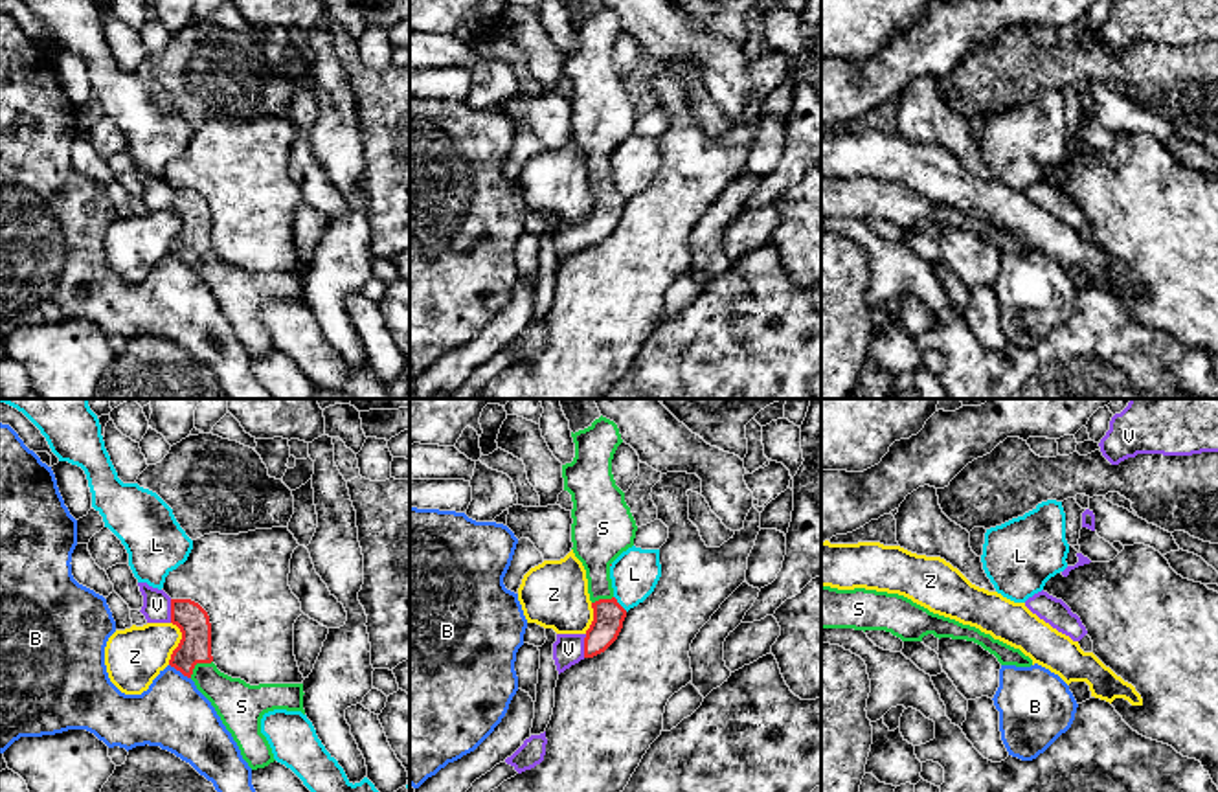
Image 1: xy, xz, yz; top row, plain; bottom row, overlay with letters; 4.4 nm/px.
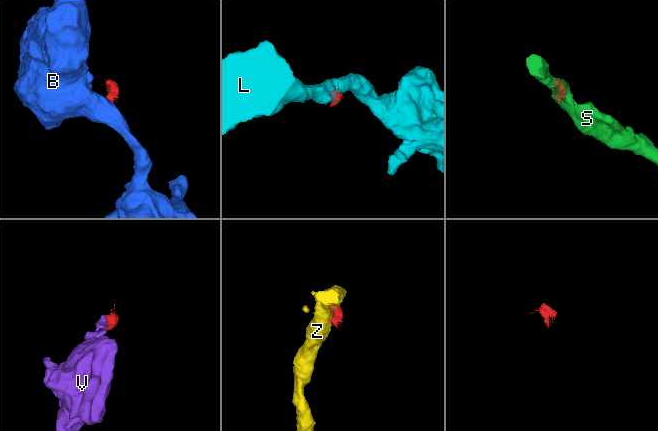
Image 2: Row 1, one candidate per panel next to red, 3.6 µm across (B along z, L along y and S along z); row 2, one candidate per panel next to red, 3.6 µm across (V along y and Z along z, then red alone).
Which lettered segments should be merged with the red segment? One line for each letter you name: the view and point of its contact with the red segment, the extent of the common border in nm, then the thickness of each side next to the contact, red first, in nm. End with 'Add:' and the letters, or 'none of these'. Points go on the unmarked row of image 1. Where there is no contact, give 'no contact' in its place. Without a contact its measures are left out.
S: xy (197, 250) | 130 nm | 140/190 nm
V: xy (171, 199) | 100 nm | 140/130 nm
Add: S, V

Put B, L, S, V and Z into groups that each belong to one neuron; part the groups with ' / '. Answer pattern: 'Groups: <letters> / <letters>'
Groups: B / L / S V / Z

